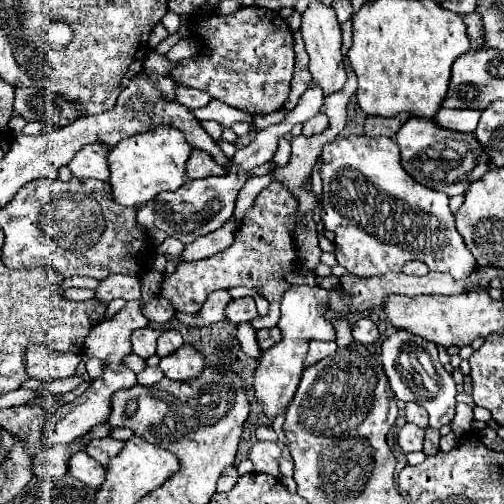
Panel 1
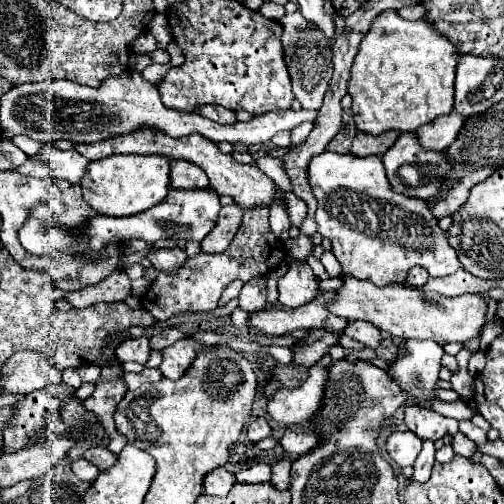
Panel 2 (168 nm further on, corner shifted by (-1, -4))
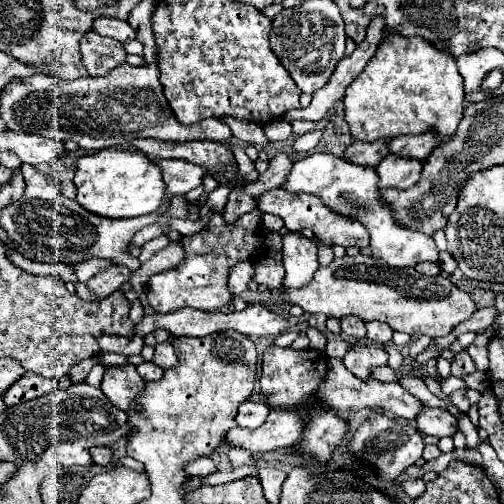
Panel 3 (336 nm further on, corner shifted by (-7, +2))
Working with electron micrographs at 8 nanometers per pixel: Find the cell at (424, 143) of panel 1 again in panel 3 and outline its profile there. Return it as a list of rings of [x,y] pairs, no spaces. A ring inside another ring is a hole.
[[[391,153],[377,165],[377,173],[381,189],[409,189],[421,179],[423,161]]]

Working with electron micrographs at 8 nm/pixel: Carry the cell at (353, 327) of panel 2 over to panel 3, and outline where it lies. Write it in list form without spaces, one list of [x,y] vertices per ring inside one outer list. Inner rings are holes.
[[[367,321],[367,323],[365,323],[365,329],[367,329],[367,339],[371,339],[371,341],[375,341],[375,343],[389,343],[389,341],[391,341],[393,329],[391,329],[387,323]]]

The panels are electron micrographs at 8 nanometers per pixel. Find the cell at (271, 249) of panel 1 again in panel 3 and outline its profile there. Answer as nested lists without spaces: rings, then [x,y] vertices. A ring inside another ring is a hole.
[[[253,209],[251,213],[243,215],[235,225],[225,225],[219,215],[211,219],[209,231],[195,233],[185,237],[185,261],[171,269],[157,273],[147,283],[147,303],[157,313],[171,313],[181,307],[193,307],[199,311],[217,311],[231,301],[231,291],[227,287],[227,277],[233,265],[241,261],[255,261],[261,257],[265,247],[265,235],[261,233],[261,219],[263,211]]]

